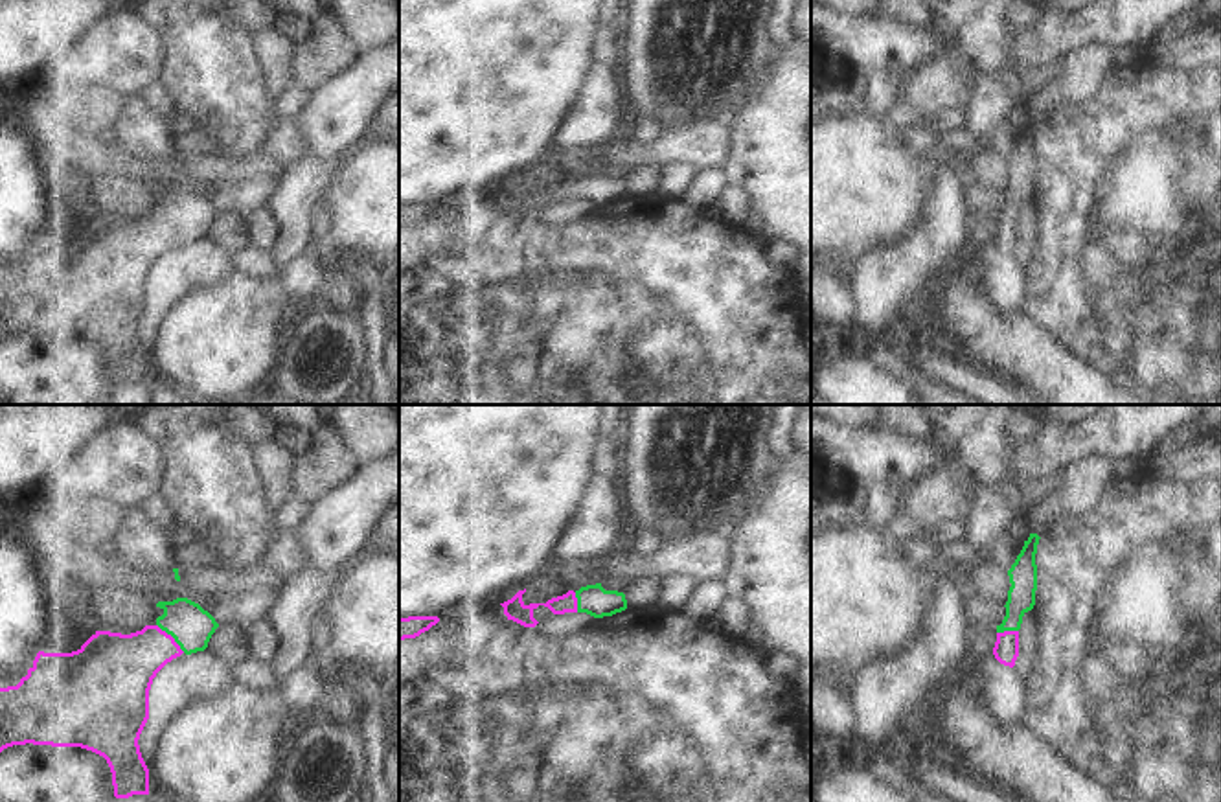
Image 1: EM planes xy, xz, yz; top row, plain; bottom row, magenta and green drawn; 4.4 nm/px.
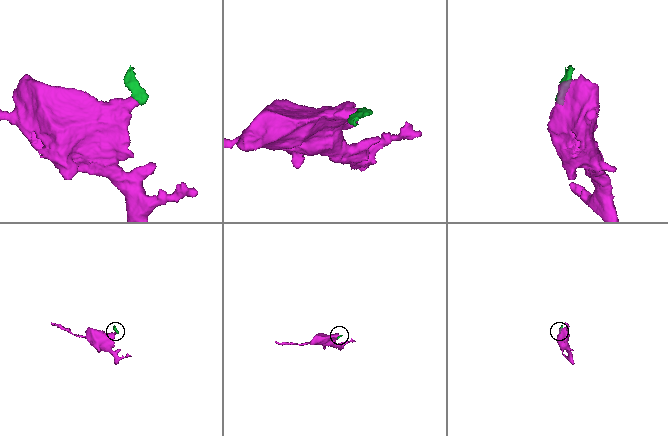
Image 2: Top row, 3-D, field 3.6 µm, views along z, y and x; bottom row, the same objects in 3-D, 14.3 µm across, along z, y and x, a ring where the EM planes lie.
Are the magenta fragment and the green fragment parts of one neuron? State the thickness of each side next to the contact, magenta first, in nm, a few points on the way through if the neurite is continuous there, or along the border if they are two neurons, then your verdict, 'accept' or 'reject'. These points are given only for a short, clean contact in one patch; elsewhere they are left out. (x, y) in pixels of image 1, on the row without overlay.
calibres 280 and 190 nm; way xy (124, 254), (171, 225), (182, 216), (192, 216); accept

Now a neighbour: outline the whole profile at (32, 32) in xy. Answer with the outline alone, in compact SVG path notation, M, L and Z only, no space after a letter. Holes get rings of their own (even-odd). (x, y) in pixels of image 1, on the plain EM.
M0 0L0 88L28 90L44 61L68 57L92 26L118 9L118 0Z

